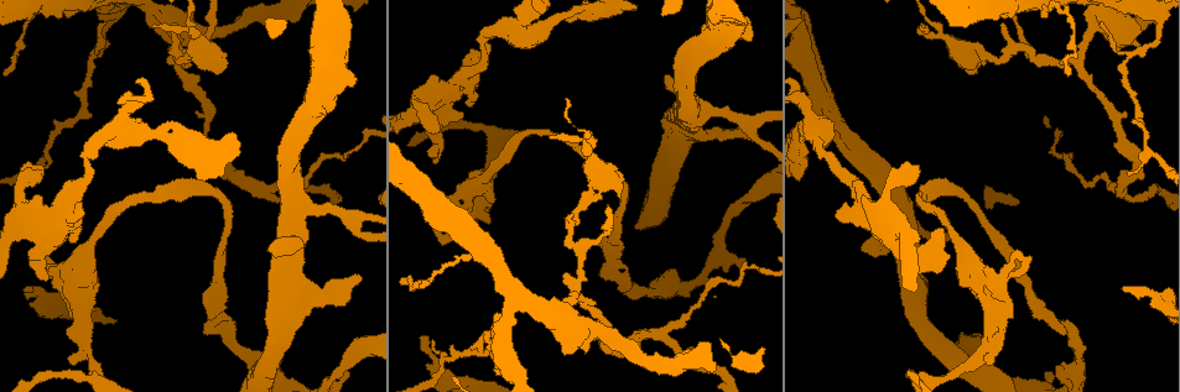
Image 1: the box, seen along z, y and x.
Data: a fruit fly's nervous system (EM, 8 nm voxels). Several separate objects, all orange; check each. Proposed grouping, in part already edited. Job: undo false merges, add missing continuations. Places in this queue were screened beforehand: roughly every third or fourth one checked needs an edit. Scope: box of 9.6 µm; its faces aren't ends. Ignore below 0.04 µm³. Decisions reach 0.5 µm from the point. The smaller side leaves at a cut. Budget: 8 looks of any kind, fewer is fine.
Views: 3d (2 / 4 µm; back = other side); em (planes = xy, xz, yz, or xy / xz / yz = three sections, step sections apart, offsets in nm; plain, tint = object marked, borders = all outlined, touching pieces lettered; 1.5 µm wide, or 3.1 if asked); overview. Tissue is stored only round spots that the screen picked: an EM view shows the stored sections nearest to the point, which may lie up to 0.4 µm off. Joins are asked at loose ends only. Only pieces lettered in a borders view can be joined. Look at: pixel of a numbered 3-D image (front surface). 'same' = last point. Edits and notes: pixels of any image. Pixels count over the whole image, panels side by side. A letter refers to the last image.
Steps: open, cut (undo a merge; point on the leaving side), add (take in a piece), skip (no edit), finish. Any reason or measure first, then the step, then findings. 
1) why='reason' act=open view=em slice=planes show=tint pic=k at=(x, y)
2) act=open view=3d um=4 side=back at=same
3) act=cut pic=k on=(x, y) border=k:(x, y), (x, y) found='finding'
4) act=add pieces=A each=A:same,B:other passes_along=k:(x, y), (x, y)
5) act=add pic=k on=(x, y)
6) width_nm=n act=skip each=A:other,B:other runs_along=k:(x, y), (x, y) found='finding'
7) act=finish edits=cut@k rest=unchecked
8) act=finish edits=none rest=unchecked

why='free end' act=open view=3d um=2 pic=1 at=(1126, 291)

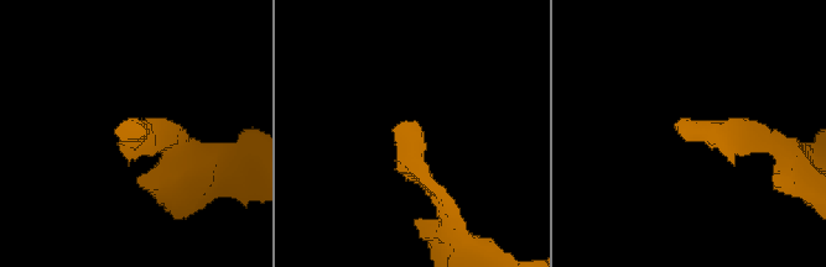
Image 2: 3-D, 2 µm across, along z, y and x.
act=open view=em slice=planes show=plain pic=2 at=(130, 129)

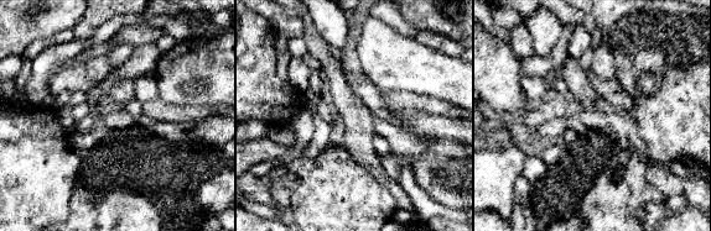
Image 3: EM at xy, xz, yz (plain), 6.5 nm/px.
why='what lies round it' act=open view=em slice=planes show=borders at=same

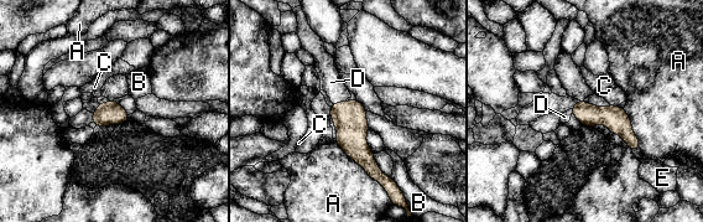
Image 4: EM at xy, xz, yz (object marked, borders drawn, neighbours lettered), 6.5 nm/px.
width_nm=150 act=add pieces=D each=A:other,B:other,C:other,D:same,E:other passes_along=4:(349, 118), (339, 102), (331, 82) found='the cell continues'

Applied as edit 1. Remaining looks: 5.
why='free end' act=open view=3d um=2 pic=1 at=(193, 32)

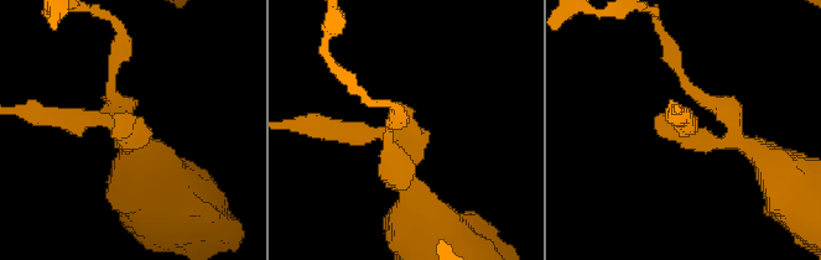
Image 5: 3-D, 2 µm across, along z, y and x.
why='now the EM' act=open view=em slice=xz step=8 show=tint pic=5 at=(138, 121)

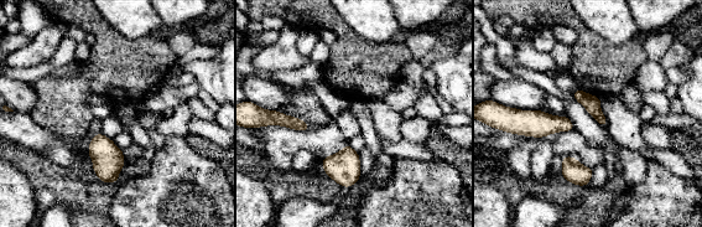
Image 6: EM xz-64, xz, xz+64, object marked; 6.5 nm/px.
why='cut it another way' act=open view=em slice=planes show=borders at=same

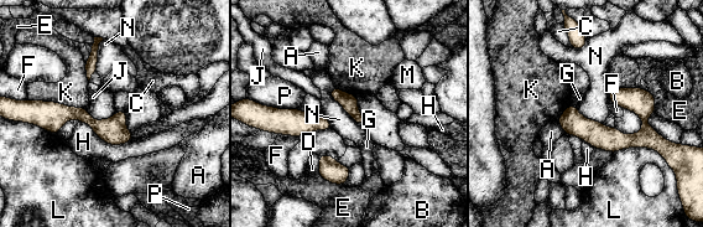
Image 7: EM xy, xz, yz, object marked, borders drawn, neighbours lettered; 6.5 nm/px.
act=skip each=A:other,B:other,C:other,D:other,E:other,F:other,G:other,H:other,J:other,K:other,L:other,M:other,N:other,P:other found='none of them fits'

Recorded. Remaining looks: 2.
why='stops while still wide' act=open view=em slice=xz step=4 show=tint pic=1 at=(353, 85)

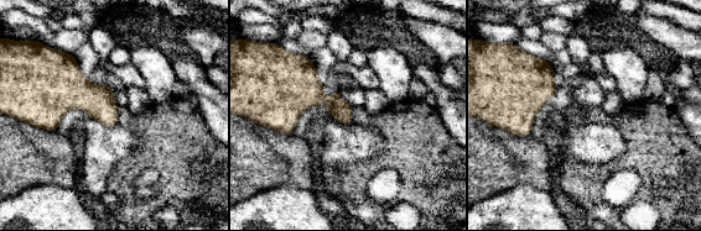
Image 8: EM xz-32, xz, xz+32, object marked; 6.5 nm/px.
why='cut it another way' act=open view=em slice=planes show=borders at=same

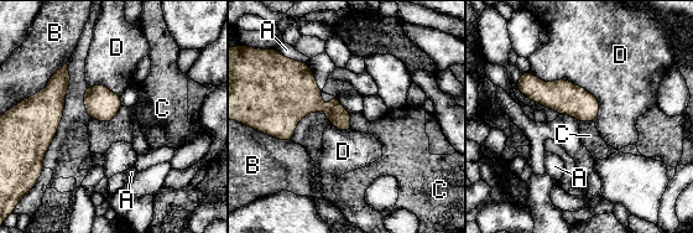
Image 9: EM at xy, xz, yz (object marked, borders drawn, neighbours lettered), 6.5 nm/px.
act=skip each=A:other,B:other,C:other,D:other border=9:(123, 105), (108, 122), (90, 119) found='none of them fits'

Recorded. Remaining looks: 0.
act=finish edits=add@4 rest=unchecked

